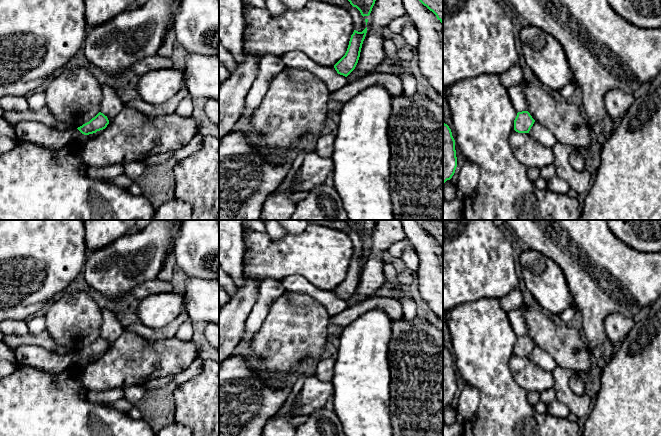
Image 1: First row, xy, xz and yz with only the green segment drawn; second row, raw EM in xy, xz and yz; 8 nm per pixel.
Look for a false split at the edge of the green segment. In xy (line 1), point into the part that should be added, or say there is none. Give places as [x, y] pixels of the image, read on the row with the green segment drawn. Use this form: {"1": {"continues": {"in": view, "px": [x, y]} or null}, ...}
{"1": {"continues": null}}

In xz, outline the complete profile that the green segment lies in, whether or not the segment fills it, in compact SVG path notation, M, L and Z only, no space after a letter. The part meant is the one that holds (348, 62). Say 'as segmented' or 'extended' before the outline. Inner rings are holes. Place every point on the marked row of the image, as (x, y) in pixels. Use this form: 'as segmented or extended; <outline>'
as segmented; M367 27L362 32L354 30L345 55L334 65L338 74L347 77L355 69L366 33Z

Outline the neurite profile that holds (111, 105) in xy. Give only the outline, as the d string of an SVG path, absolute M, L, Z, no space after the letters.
M102 86L100 112L108 118L109 122L114 120L123 107L124 104L120 100L117 91L110 86Z

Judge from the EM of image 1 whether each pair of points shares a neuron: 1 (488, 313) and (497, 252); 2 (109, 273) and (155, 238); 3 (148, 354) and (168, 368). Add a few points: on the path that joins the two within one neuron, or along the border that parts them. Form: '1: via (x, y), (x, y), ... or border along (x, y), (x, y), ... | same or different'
1: border along (498, 298), (480, 298), (467, 302) | different
2: via (120, 266), (135, 258), (144, 249) | same
3: via (153, 359), (159, 359), (163, 363) | same

